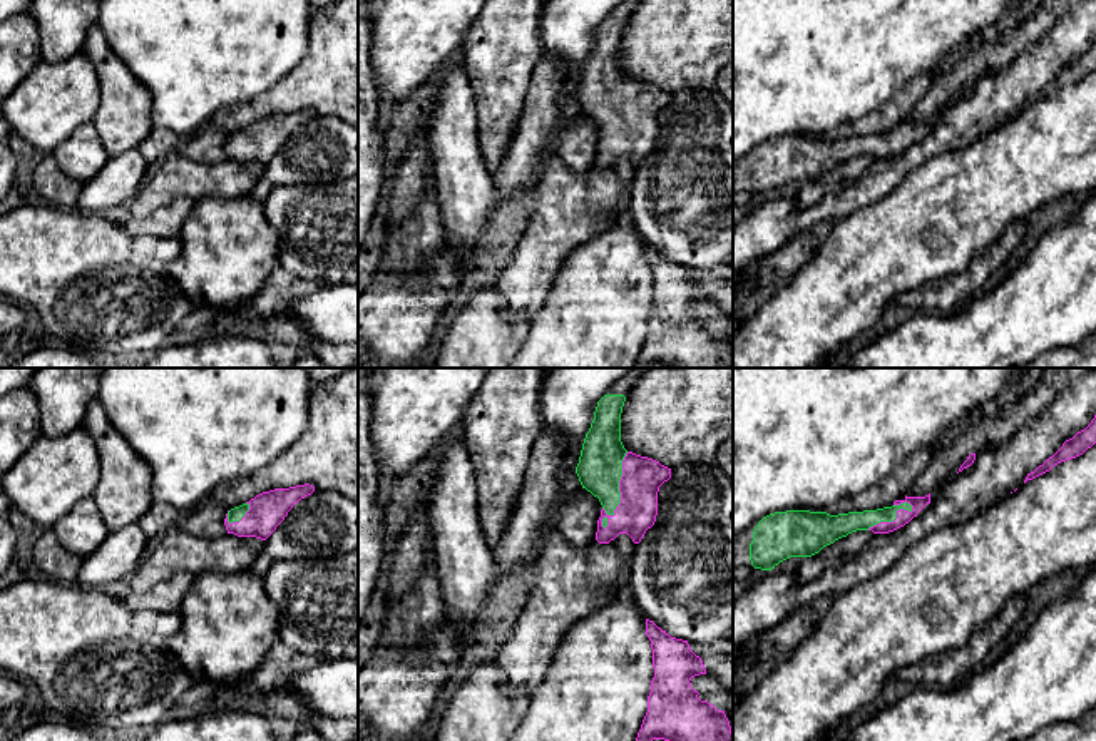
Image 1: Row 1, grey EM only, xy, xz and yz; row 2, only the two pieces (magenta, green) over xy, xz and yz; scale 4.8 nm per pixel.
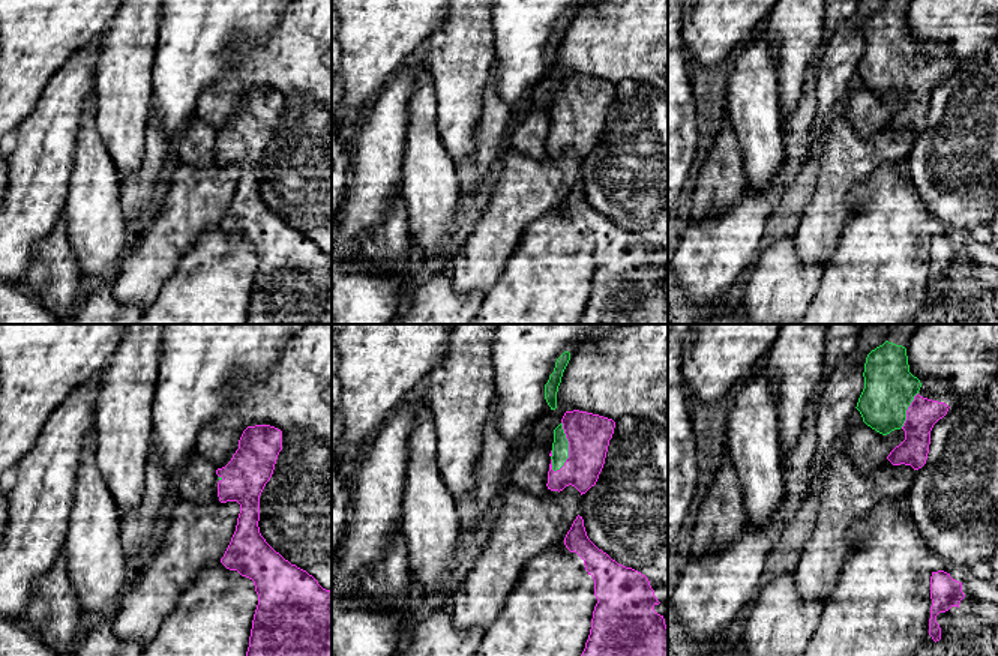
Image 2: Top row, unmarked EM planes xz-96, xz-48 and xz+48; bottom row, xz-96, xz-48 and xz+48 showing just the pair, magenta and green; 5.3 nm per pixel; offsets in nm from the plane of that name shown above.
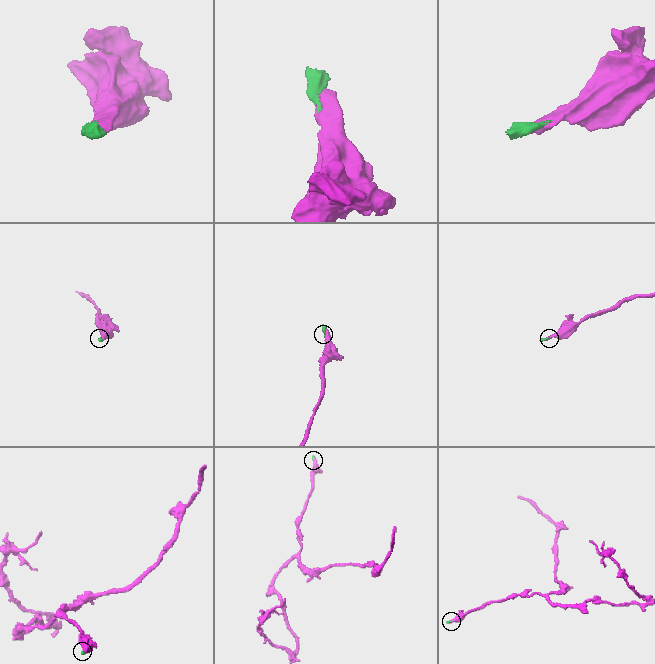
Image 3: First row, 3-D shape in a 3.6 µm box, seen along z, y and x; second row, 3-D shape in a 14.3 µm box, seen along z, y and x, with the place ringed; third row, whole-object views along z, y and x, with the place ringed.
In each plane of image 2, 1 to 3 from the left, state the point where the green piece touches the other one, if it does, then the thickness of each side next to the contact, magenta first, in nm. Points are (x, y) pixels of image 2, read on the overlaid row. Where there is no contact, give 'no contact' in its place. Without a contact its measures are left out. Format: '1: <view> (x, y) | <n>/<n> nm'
1: xz-96 (219, 481) | 240/20 nm
2: xz-48 (569, 448) | 220/100 nm
3: xz+48 (907, 410) | 170/280 nm

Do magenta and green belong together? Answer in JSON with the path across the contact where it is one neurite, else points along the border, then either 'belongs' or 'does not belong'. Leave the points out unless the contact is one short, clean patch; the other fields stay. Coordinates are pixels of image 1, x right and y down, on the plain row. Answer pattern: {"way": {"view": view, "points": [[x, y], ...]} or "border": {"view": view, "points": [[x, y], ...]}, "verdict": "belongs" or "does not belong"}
{"verdict": "belongs"}

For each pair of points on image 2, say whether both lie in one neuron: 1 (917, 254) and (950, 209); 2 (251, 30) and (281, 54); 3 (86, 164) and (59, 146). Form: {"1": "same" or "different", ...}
{"1": "different", "2": "different", "3": "different"}

